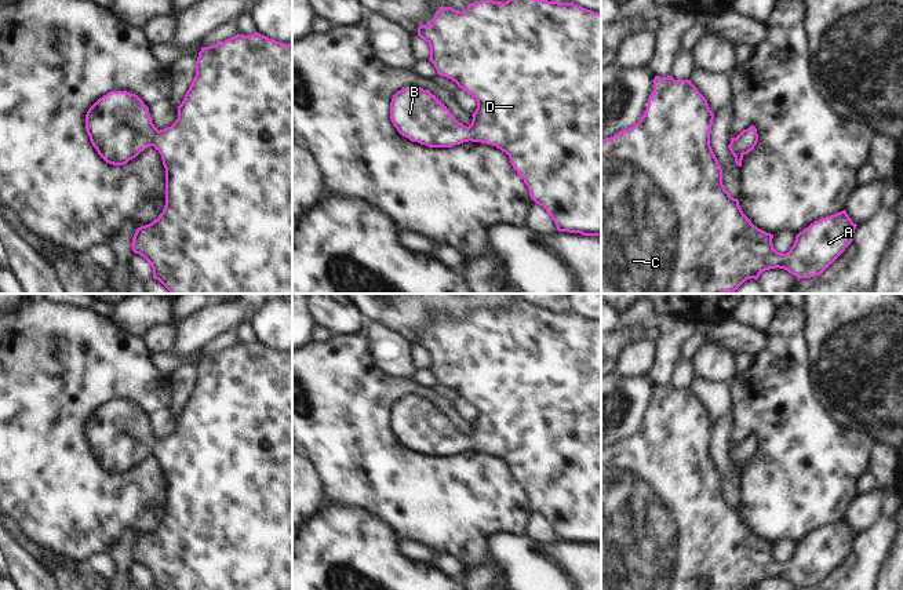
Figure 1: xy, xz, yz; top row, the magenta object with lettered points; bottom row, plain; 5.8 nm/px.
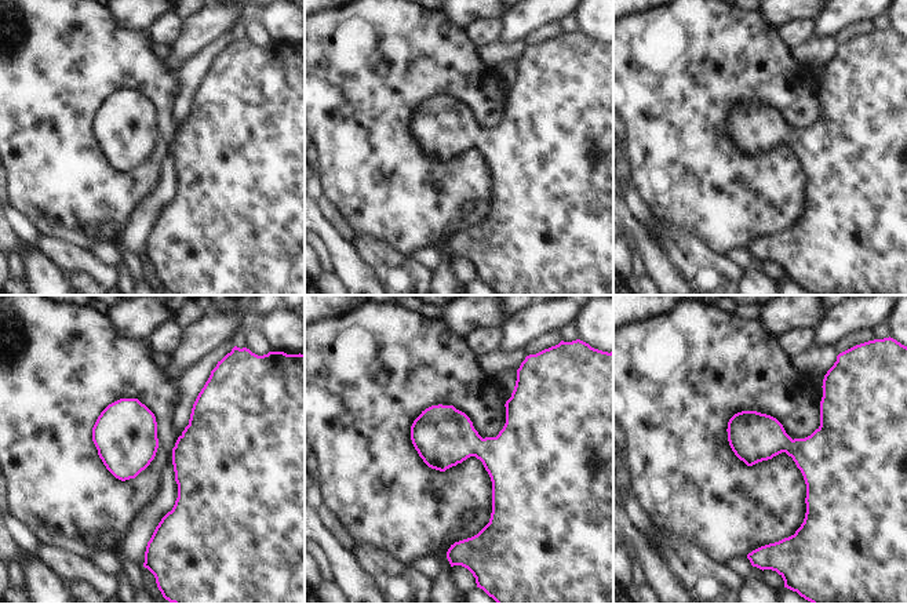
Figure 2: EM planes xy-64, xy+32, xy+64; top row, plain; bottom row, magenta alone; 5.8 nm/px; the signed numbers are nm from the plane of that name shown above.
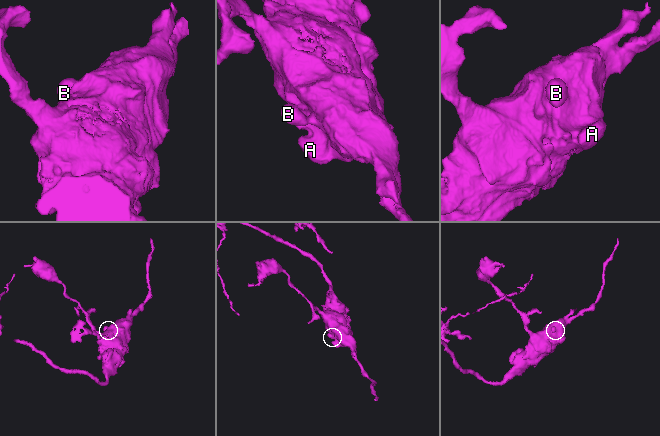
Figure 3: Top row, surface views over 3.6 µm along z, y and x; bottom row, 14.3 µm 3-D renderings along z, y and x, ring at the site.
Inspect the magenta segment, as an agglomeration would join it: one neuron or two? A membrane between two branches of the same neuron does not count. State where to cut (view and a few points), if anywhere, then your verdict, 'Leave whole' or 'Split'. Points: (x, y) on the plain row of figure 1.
No split. Leave whole

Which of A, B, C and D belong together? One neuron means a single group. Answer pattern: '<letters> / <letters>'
A B C D

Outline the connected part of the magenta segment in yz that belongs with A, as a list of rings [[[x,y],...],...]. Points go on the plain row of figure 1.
[[[673,385],[653,387],[653,401],[648,407],[648,415],[640,430],[633,436],[601,449],[601,590],[746,590],[758,589],[760,583],[769,578],[784,578],[797,587],[811,587],[822,583],[852,551],[856,532],[846,520],[815,529],[795,545],[789,561],[782,562],[773,557],[773,543],[767,542],[751,532],[743,522],[739,509],[733,507],[722,494],[722,478],[710,455],[710,442],[714,423],[707,408],[698,400],[691,389],[674,389]]]

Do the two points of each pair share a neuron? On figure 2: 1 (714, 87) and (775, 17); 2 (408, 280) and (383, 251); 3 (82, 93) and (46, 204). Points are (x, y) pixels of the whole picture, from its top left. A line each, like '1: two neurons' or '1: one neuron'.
1: two neurons
2: one neuron
3: one neuron

